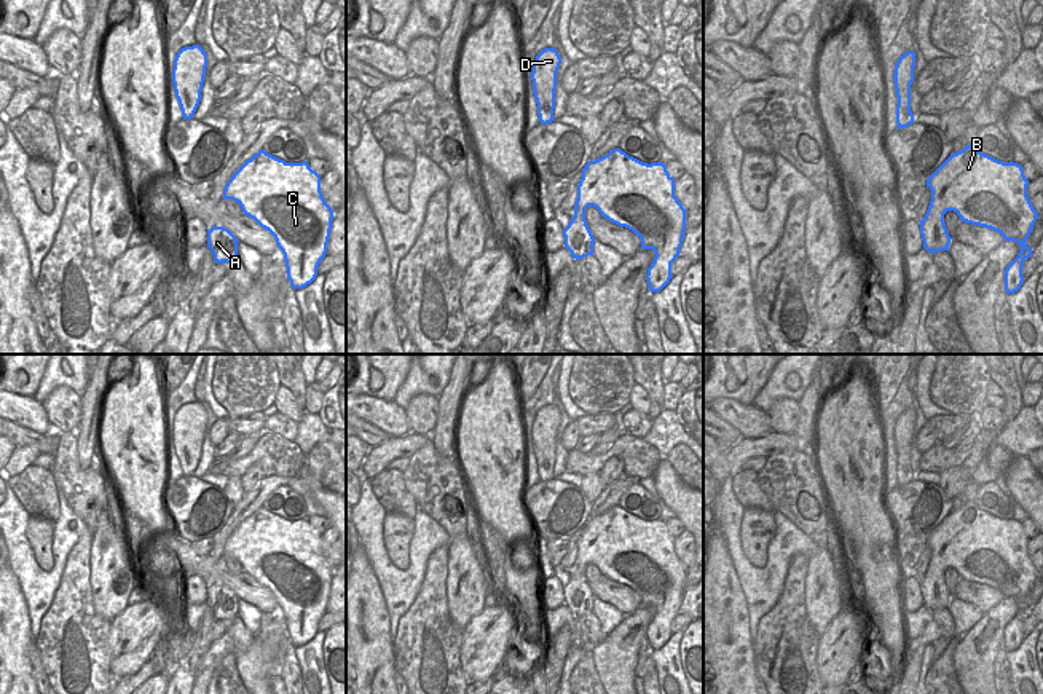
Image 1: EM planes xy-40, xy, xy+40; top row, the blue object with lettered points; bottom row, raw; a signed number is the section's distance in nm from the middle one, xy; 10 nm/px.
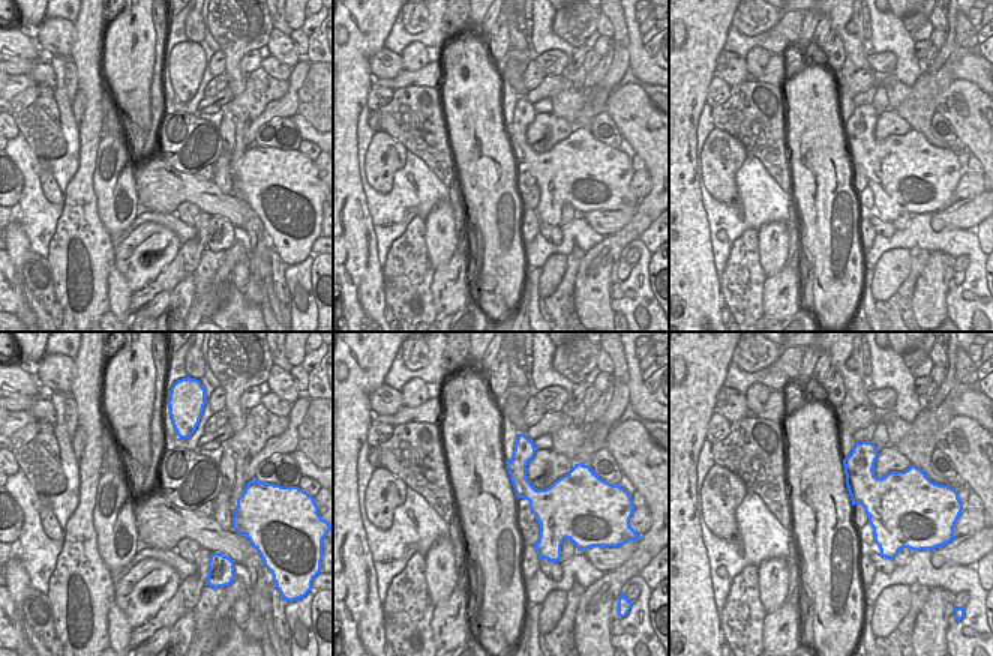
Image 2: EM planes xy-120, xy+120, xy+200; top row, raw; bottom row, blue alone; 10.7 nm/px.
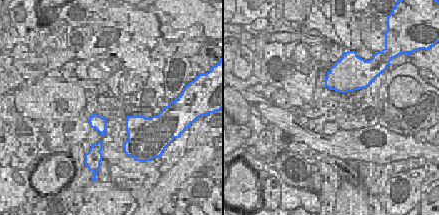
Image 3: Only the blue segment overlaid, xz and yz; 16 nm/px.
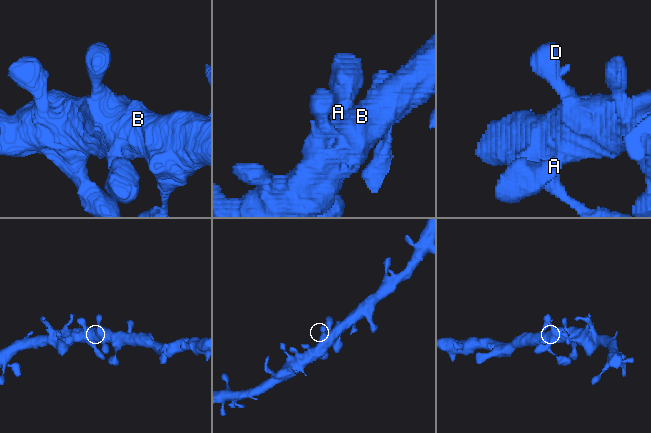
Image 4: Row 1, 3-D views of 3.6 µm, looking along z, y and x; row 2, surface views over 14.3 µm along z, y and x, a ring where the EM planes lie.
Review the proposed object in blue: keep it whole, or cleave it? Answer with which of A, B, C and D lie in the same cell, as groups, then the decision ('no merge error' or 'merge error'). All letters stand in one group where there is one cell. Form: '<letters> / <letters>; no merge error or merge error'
A B C D; no merge error

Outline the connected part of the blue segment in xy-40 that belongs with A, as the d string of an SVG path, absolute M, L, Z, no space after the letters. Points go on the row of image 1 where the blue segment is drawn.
M223 227L207 230L207 247L212 250L215 263L233 263L238 258L238 239Z

